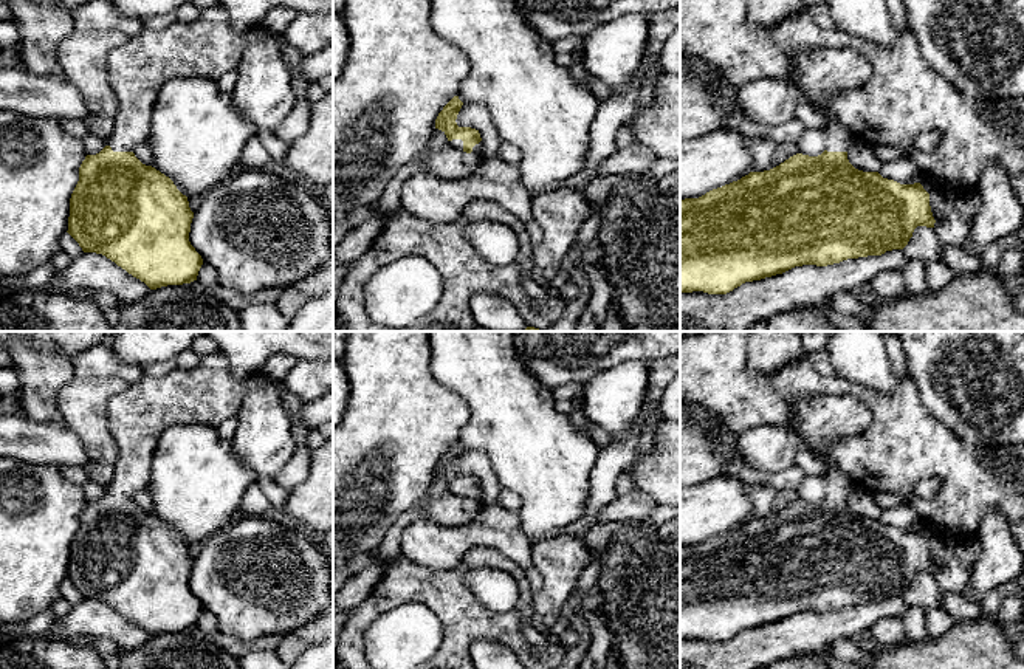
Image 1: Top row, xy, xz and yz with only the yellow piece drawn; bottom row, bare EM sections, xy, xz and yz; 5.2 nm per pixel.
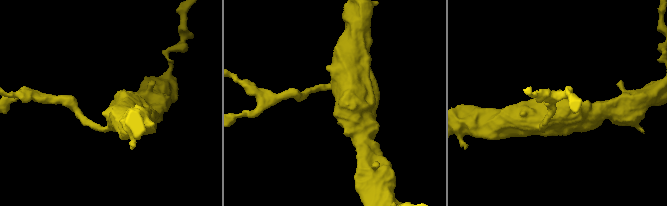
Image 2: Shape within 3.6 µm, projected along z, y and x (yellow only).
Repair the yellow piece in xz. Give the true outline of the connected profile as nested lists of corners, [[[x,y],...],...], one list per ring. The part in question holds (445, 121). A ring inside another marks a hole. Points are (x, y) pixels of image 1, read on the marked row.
[[[454,96],[438,113],[435,119],[435,129],[442,130],[449,146],[463,150],[466,153],[482,153],[482,138],[479,130],[471,127],[459,127],[455,119],[462,108],[463,102],[459,96]]]

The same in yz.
[[[820,48],[796,53],[793,63],[790,82],[801,101],[824,115],[824,152],[818,156],[796,153],[770,170],[750,172],[699,198],[680,200],[680,293],[727,294],[745,282],[782,274],[795,266],[827,266],[847,259],[881,256],[903,249],[917,226],[934,228],[930,194],[923,186],[900,184],[878,172],[855,169],[847,160],[855,136],[829,112],[833,94],[858,88],[871,79],[871,62],[854,50]]]

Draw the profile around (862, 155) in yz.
[[[855,139],[847,150],[849,163],[863,172],[878,172],[883,166],[883,161],[875,155],[875,147]]]

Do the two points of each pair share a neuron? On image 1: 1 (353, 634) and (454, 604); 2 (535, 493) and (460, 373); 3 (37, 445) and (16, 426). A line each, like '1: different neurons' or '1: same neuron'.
1: same neuron
2: same neuron
3: same neuron

